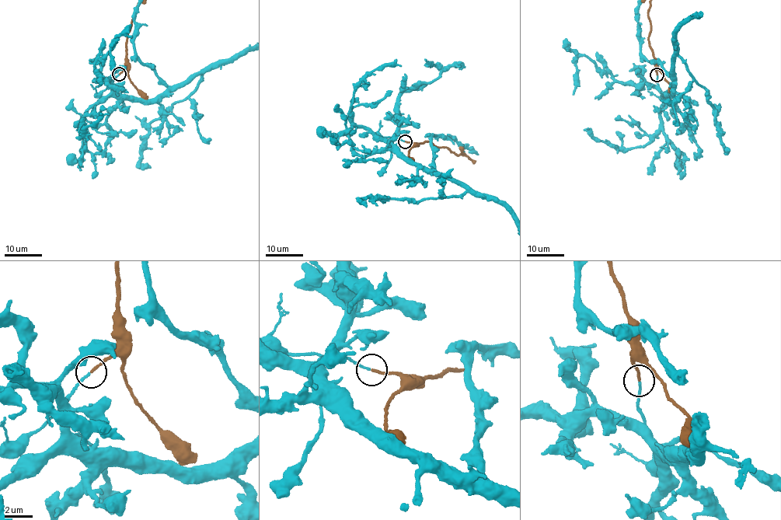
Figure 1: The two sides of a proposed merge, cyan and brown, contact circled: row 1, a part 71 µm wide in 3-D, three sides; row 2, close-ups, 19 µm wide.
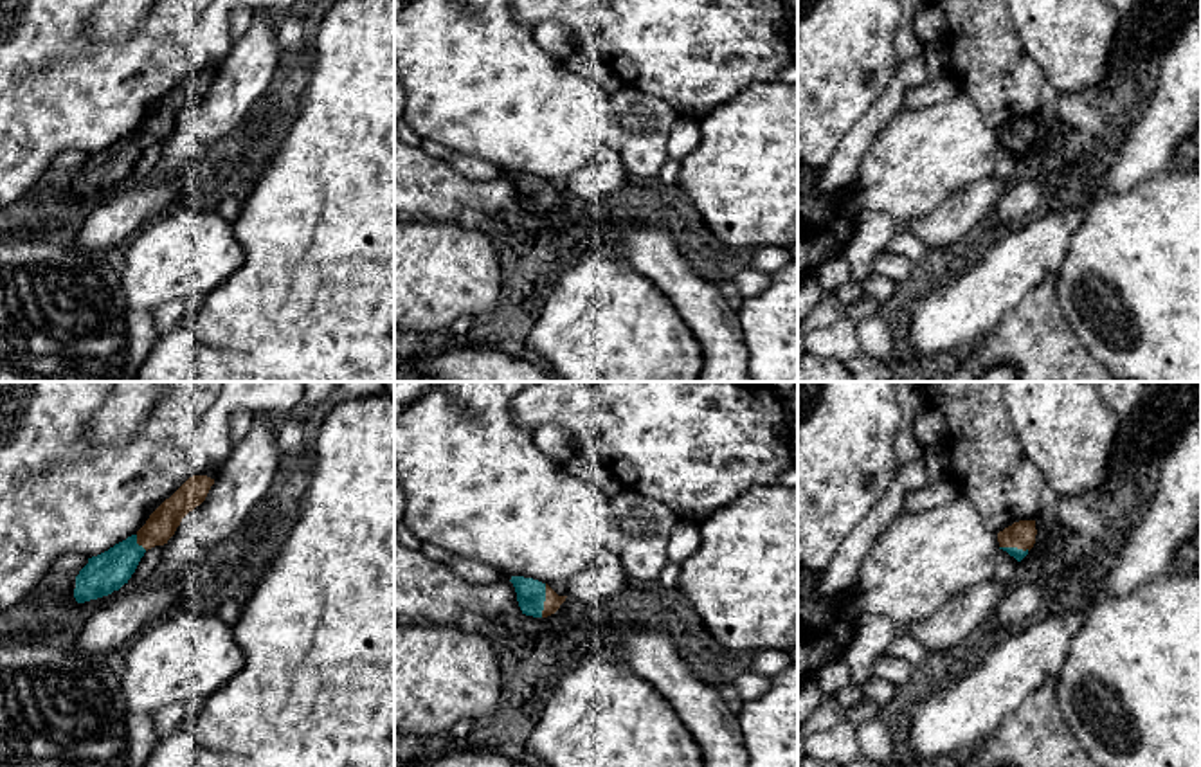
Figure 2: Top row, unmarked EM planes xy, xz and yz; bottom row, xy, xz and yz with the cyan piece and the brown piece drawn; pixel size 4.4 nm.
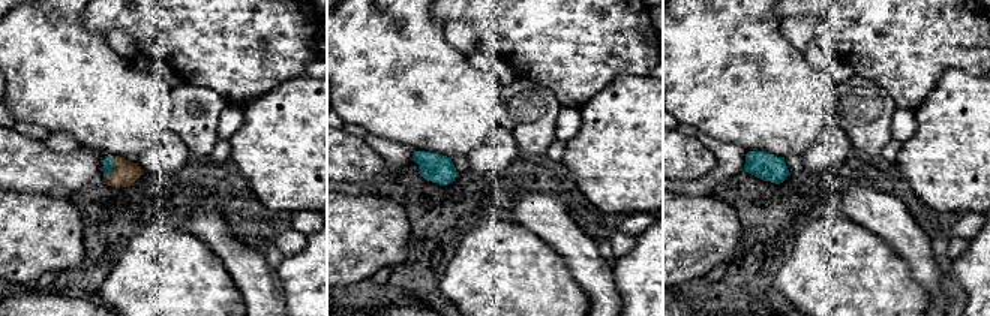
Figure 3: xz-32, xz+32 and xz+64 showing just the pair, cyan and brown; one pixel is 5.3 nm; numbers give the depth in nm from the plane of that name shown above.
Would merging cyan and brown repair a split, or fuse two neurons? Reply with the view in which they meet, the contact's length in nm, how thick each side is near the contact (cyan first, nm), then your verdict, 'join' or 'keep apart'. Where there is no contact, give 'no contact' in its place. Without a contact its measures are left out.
xz | 150 nm | 130/70 nm | keep apart

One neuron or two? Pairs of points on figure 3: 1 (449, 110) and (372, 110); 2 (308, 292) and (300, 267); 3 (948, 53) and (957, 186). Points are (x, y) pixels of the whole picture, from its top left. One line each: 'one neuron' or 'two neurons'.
1: one neuron
2: one neuron
3: two neurons

